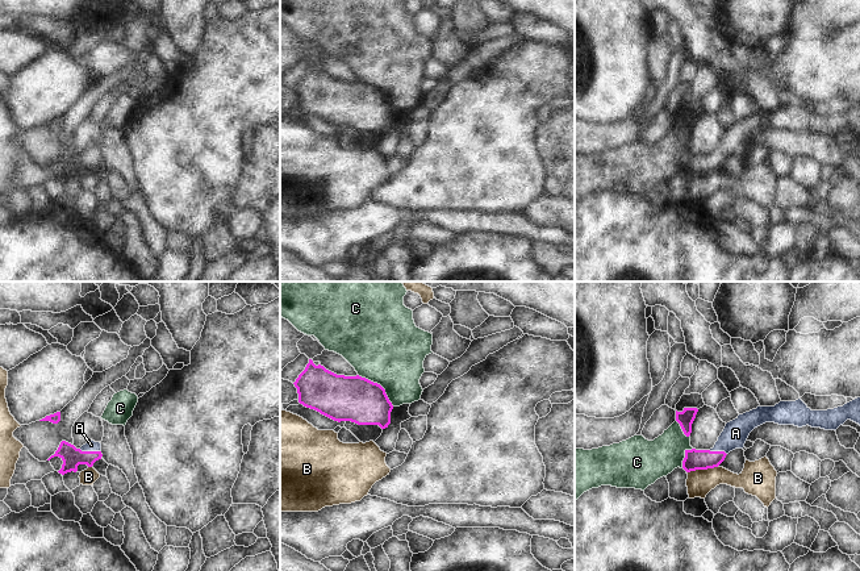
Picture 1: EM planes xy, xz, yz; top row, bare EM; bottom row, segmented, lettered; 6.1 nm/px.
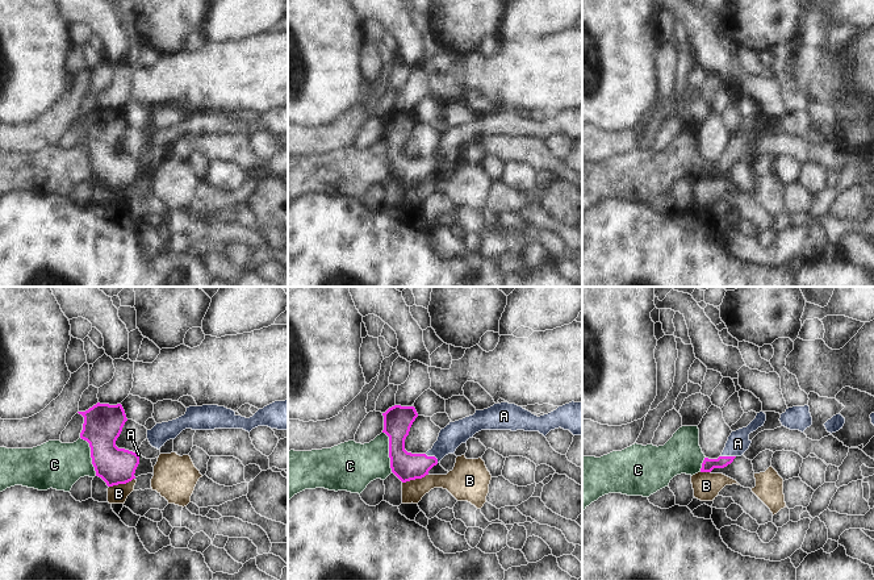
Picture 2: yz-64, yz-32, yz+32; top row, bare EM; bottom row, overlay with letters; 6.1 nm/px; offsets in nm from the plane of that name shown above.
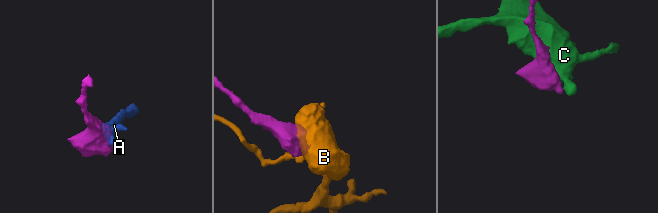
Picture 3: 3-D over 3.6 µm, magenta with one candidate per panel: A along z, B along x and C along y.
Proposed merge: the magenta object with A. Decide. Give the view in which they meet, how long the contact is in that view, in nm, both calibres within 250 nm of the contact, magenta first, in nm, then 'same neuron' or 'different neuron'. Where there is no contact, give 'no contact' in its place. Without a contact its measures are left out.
xy | 140 nm | 120/70 nm | same neuron

